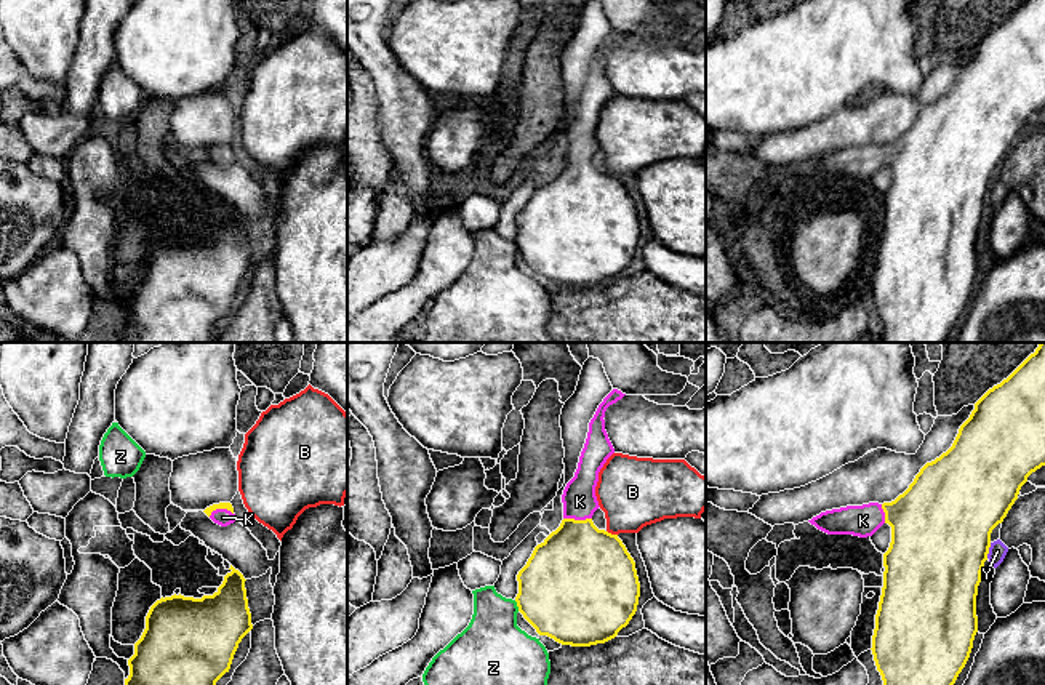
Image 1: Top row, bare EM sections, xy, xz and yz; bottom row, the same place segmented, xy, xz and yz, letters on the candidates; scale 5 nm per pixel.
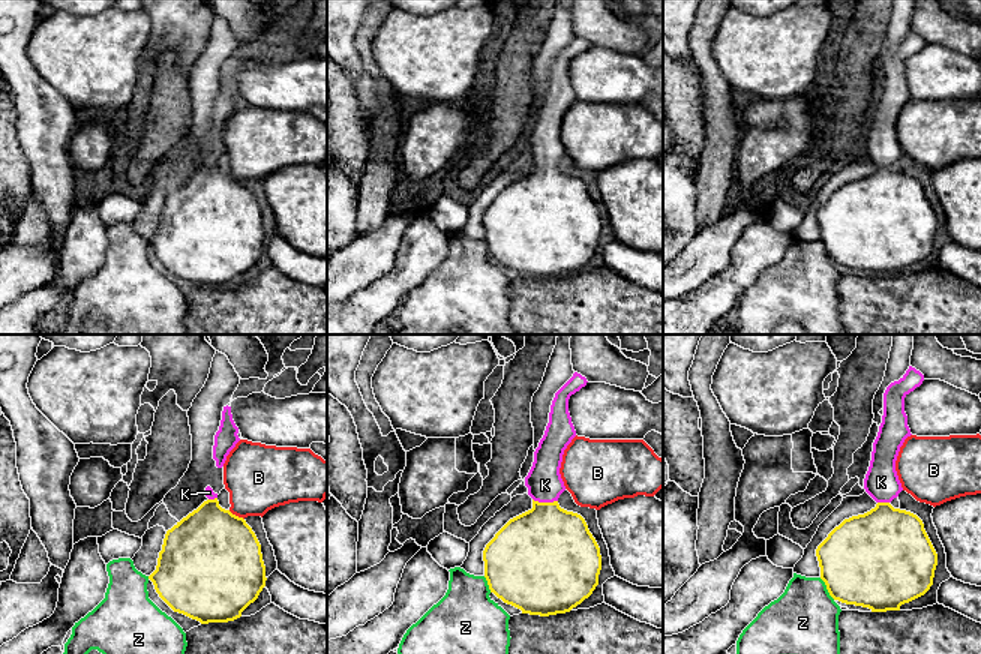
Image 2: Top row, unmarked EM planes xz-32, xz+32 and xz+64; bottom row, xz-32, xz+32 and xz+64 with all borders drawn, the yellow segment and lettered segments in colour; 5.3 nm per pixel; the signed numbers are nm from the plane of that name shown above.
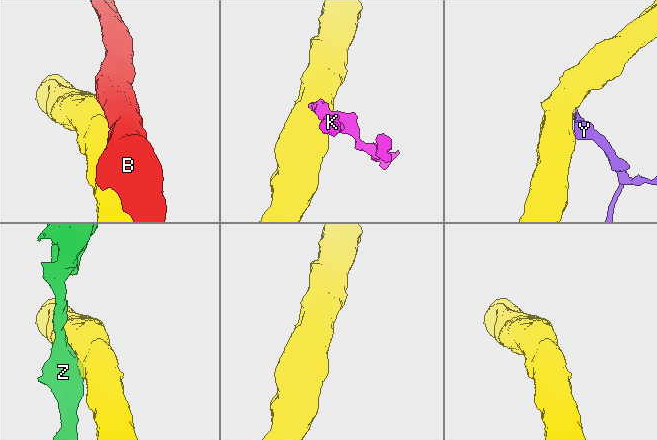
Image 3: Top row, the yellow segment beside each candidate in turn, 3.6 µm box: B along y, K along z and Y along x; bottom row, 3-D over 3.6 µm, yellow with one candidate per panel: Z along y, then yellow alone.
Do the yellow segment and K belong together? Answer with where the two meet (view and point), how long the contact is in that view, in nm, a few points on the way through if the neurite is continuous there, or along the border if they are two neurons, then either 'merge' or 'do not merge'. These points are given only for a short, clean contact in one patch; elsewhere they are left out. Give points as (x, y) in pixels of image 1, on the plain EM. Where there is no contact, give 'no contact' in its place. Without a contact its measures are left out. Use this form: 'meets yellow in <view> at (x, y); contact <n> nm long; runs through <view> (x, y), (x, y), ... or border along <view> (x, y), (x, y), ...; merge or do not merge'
meets yellow in xz at (578, 162); contact 140 nm long; runs through xz (580, 212), (578, 162), (580, 143); merge

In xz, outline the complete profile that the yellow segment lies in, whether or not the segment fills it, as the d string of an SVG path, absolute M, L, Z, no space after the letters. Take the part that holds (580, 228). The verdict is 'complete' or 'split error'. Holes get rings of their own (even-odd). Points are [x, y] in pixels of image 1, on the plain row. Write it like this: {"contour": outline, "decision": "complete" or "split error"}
{"contour": "M613 30L599 46L589 64L589 74L579 98L575 118L567 125L562 144L563 162L541 186L527 206L518 213L518 253L536 270L562 286L591 288L605 285L629 266L637 253L640 224L635 203L618 176L599 171L592 157L600 149L595 128L599 114L615 90L605 72L605 53L626 35Z", "decision": "split error"}

